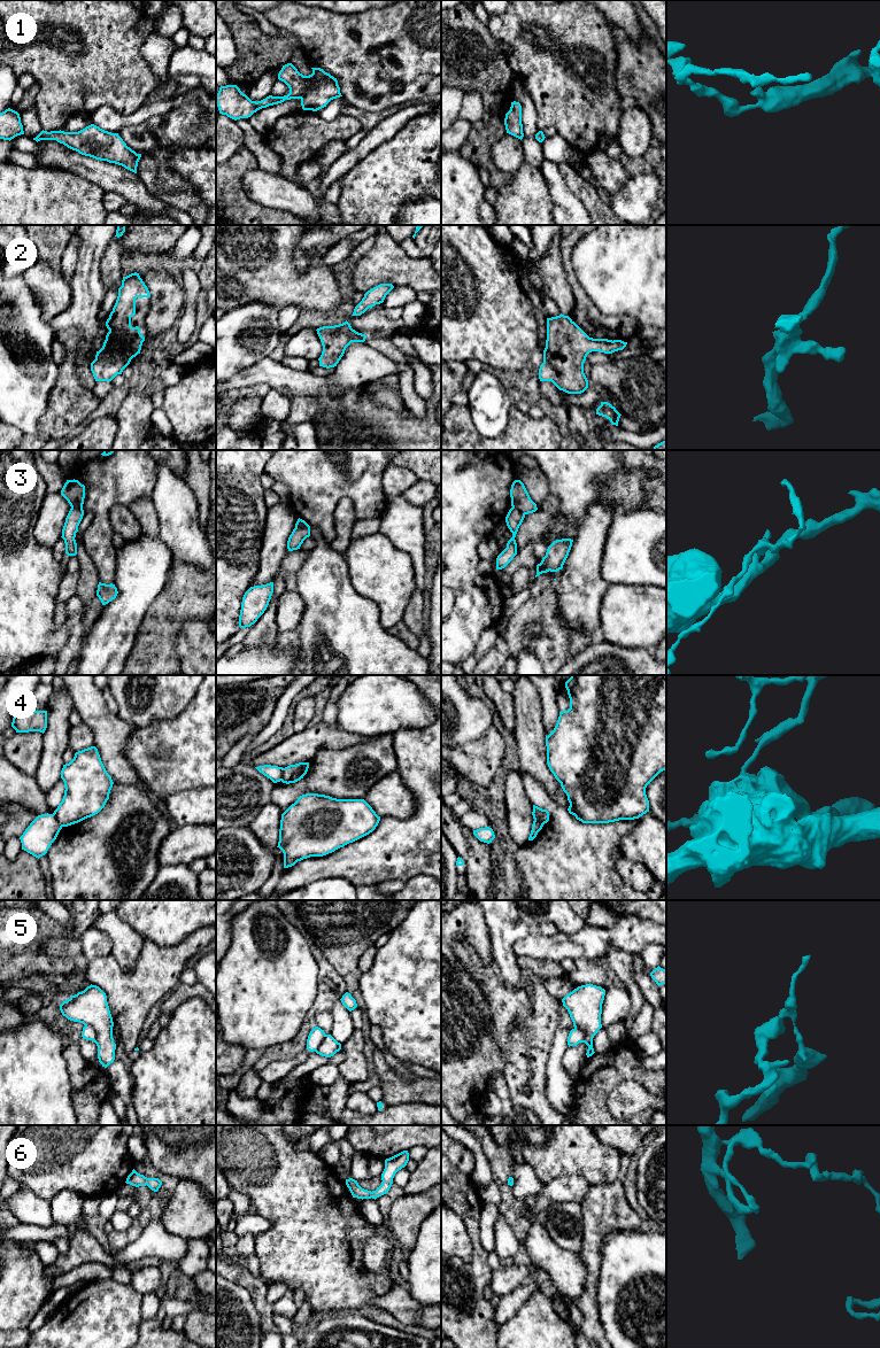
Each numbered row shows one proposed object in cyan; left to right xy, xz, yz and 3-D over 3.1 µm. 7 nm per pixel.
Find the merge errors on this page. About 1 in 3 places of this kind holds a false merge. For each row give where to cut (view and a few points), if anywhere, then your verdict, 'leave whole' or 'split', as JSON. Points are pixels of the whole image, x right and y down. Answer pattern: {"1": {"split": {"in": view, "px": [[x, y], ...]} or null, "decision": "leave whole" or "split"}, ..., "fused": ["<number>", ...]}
{"1": {"split": null, "decision": "leave whole"}, "2": {"split": null, "decision": "leave whole"}, "3": {"split": {"in": "yz", "px": [[512, 506], [524, 514]]}, "decision": "split"}, "4": {"split": {"in": "xy", "px": [[53, 813], [62, 826]]}, "decision": "split"}, "5": {"split": {"in": "xy", "px": [[85, 1024], [94, 1031], [94, 1040]]}, "decision": "split"}, "6": {"split": null, "decision": "leave whole"}, "fused": ["3", "4", "5"]}

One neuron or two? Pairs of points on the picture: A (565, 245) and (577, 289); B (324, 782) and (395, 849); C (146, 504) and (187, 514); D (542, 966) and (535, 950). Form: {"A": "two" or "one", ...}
{"A": "one", "B": "two", "C": "two", "D": "two"}

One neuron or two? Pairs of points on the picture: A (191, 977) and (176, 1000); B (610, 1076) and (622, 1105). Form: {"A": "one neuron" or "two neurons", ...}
{"A": "two neurons", "B": "two neurons"}

